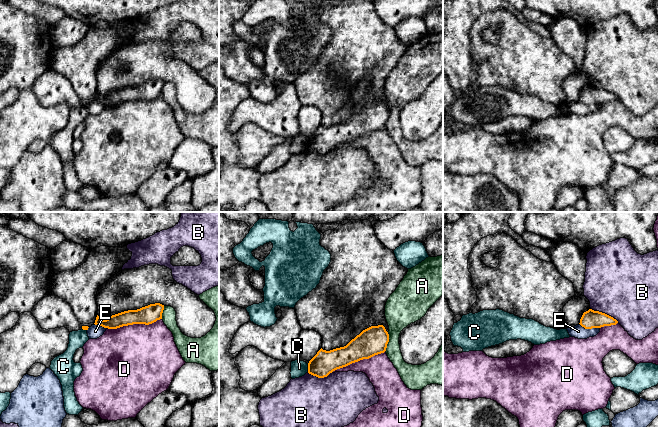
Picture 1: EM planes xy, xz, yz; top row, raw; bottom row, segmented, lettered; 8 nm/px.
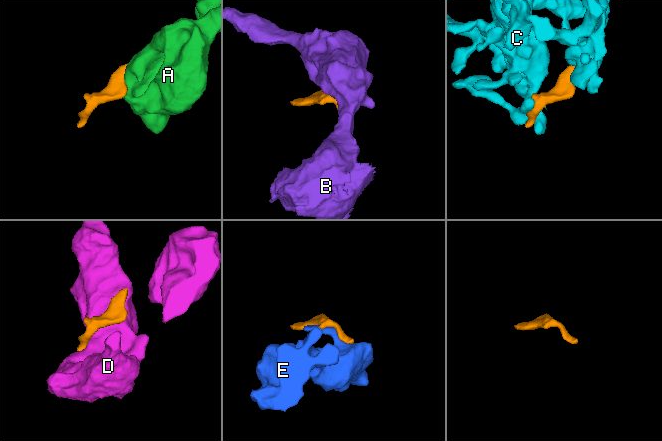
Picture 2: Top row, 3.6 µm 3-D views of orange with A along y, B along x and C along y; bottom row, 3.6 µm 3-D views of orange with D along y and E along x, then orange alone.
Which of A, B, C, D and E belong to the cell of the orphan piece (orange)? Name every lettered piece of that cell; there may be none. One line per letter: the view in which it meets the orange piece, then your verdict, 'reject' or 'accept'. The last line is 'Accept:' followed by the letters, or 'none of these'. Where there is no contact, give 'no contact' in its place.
A: contact in xz; reject
B: contact in yz; reject
C: contact in xz; reject
D: contact in xy; reject
E: contact in yz; reject
Accept: none of these

